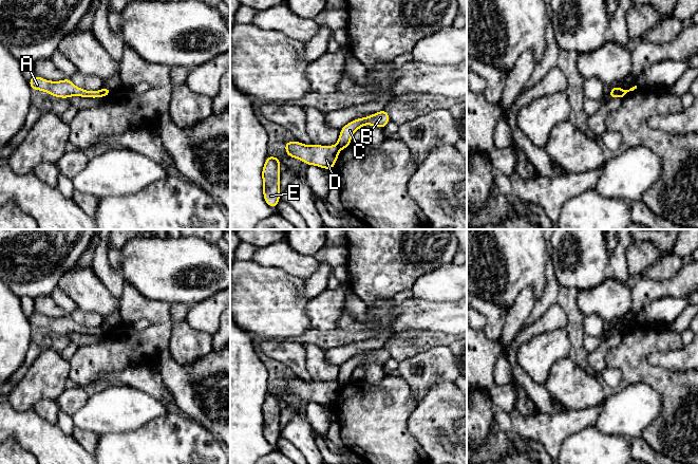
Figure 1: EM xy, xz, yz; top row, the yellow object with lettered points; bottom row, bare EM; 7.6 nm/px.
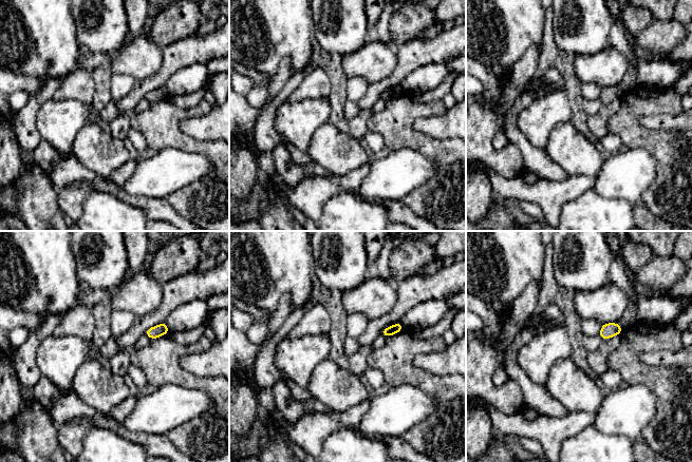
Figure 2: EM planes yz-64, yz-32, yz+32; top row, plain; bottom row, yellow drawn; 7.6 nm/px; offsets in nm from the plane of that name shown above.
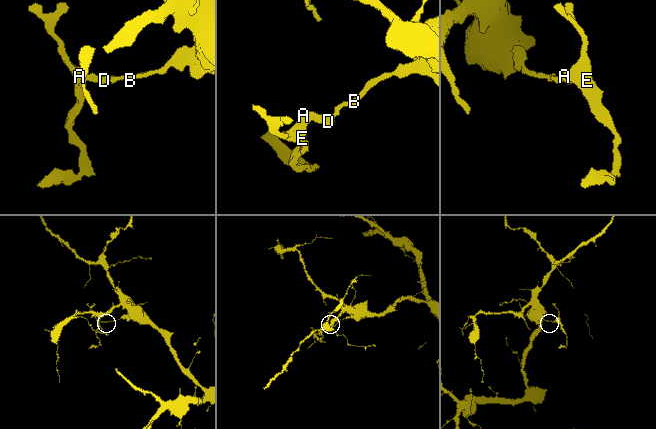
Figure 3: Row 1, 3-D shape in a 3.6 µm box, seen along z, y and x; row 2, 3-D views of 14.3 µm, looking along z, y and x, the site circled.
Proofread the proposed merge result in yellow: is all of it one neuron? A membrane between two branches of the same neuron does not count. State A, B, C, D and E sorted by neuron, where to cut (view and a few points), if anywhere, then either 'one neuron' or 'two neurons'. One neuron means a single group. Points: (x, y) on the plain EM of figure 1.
A D E / B C; cut in xy along (100, 327), (104, 332); two neurons

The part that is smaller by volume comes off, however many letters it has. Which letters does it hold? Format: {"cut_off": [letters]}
{"cut_off": ["A", "D", "E"]}

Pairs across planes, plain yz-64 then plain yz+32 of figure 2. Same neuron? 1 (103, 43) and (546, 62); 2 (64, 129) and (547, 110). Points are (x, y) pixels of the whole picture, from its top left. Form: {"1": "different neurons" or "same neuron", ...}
{"1": "different neurons", "2": "same neuron"}

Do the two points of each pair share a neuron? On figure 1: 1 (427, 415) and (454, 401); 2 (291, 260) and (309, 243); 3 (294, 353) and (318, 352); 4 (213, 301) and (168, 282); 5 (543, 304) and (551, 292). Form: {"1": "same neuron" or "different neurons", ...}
{"1": "same neuron", "2": "different neurons", "3": "different neurons", "4": "different neurons", "5": "same neuron"}

